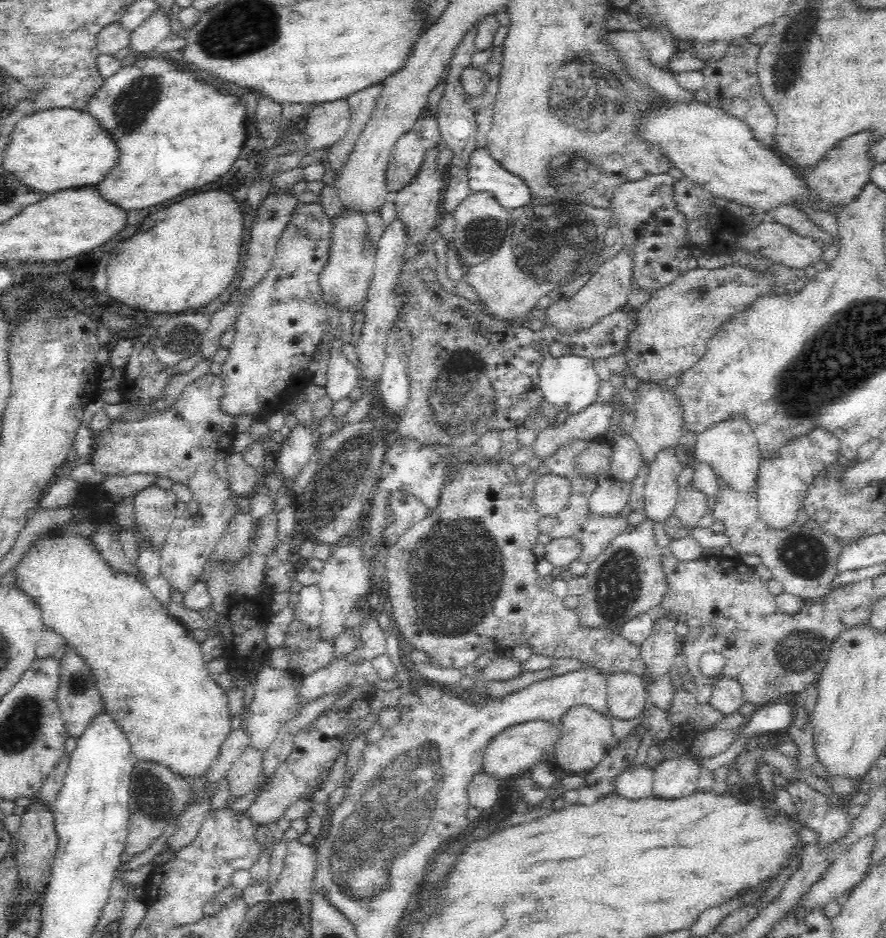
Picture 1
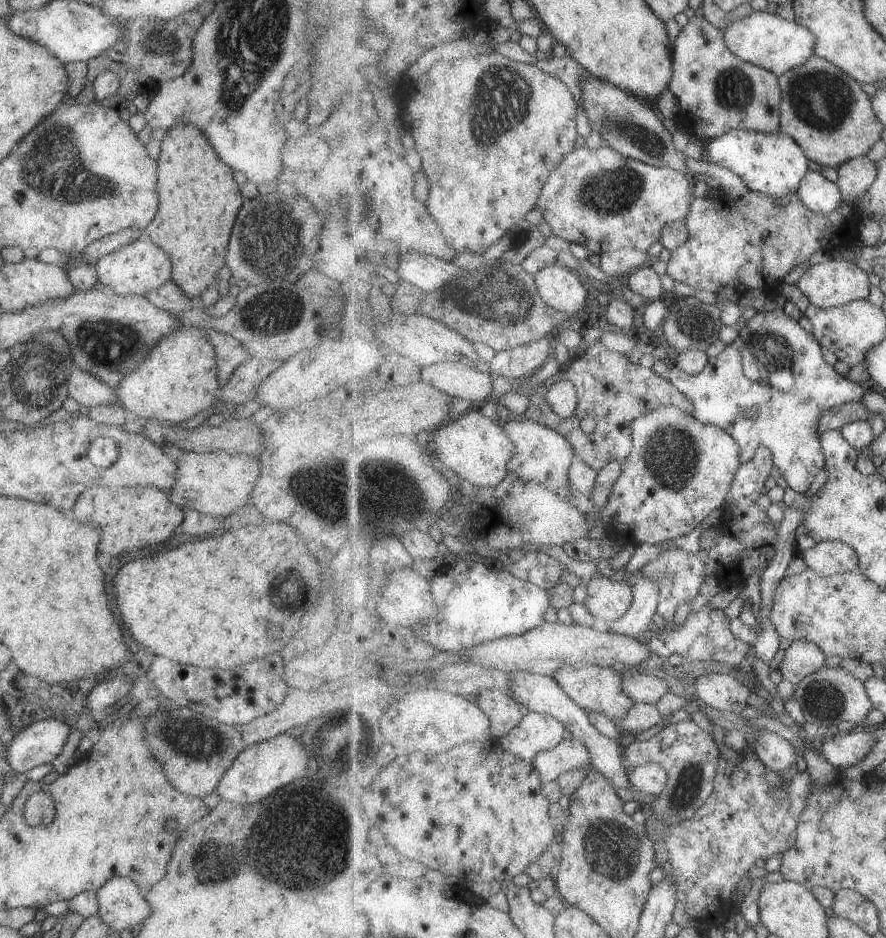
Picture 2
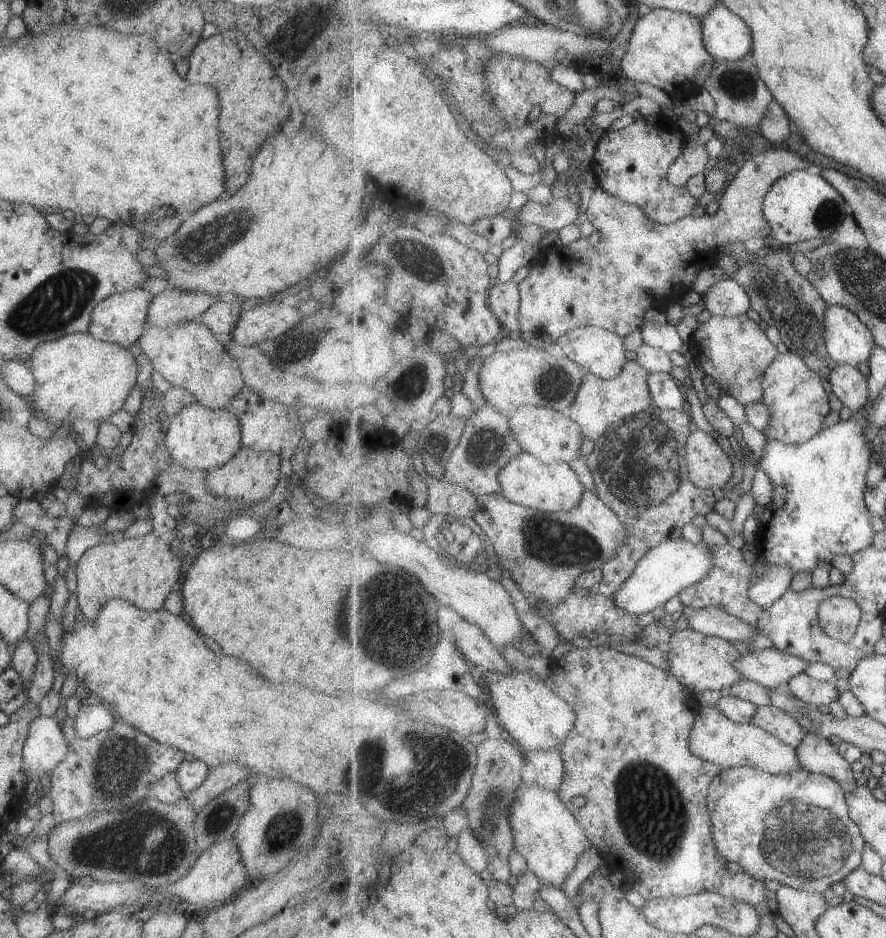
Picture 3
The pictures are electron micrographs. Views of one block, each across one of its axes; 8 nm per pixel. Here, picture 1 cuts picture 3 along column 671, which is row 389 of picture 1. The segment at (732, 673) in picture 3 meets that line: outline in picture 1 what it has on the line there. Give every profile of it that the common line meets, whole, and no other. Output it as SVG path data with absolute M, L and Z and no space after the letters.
M642 383L634 393L633 413L635 419L630 436L638 442L642 460L646 461L646 464L654 461L660 451L676 448L681 437L681 410L672 388L662 386L661 383Z

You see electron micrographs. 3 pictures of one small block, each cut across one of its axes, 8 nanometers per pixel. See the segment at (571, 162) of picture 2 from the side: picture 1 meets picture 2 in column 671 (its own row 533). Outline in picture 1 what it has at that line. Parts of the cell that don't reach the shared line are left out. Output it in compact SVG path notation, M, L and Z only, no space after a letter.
M135 344L128 363L124 366L123 382L118 388L122 395L122 403L126 414L120 418L112 418L112 424L104 431L95 432L92 436L94 454L90 464L94 472L100 472L105 478L116 478L131 474L150 474L155 479L170 478L172 483L184 484L192 490L192 496L200 504L201 519L194 521L188 515L181 513L172 524L168 532L164 546L160 552L160 571L166 577L168 584L178 592L188 592L192 584L200 582L203 578L203 569L209 562L210 556L214 553L220 537L232 518L238 514L238 504L232 498L232 490L228 481L227 458L234 452L224 452L226 446L234 440L232 436L222 434L234 434L235 417L222 410L220 399L224 394L223 379L218 375L207 374L205 379L194 380L186 384L184 390L173 399L168 406L163 406L163 394L166 393L170 379L177 374L190 372L194 366L203 358L200 350L184 358L174 366L160 362L152 345Z

